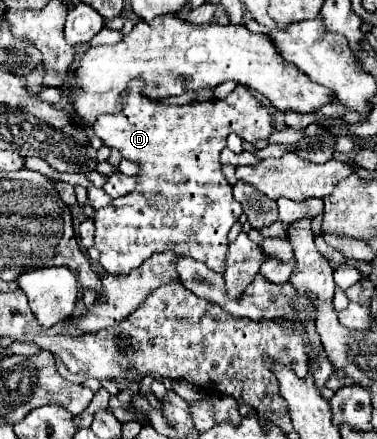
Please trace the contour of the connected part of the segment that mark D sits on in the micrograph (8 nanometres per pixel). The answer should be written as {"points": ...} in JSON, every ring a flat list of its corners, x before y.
{"points":[[130,83,128,95,116,113,100,115,93,130,104,145,116,148,124,159,140,165,138,185,132,193,112,199,106,207,96,211,96,249,100,251,100,263,110,275,128,275,134,267,140,267,154,253,172,251,178,257,192,257,206,263,212,271,224,273,224,261,228,253,228,231,242,215,240,203,232,197,232,185,220,171,218,155,226,147,226,137,234,131,244,141,256,143,268,139,272,129,272,117,262,103,258,103,246,87,236,87,226,99,212,99,190,105,158,105,140,95,142,83]]}

